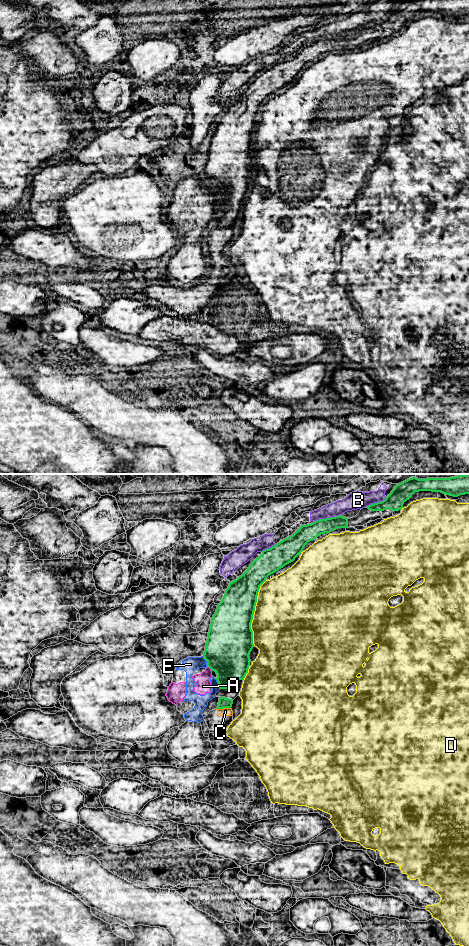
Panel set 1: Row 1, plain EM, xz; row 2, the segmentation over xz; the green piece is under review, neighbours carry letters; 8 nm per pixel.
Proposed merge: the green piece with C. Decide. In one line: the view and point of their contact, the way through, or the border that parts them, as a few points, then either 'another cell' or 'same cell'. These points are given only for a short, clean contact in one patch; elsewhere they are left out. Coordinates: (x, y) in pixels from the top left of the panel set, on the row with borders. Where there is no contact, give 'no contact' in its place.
xz (223, 707) | along xz (230, 707), (217, 709) | another cell

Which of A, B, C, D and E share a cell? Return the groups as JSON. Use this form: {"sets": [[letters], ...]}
{"sets": [["A", "E"], ["B"], ["C"], ["D"]]}

